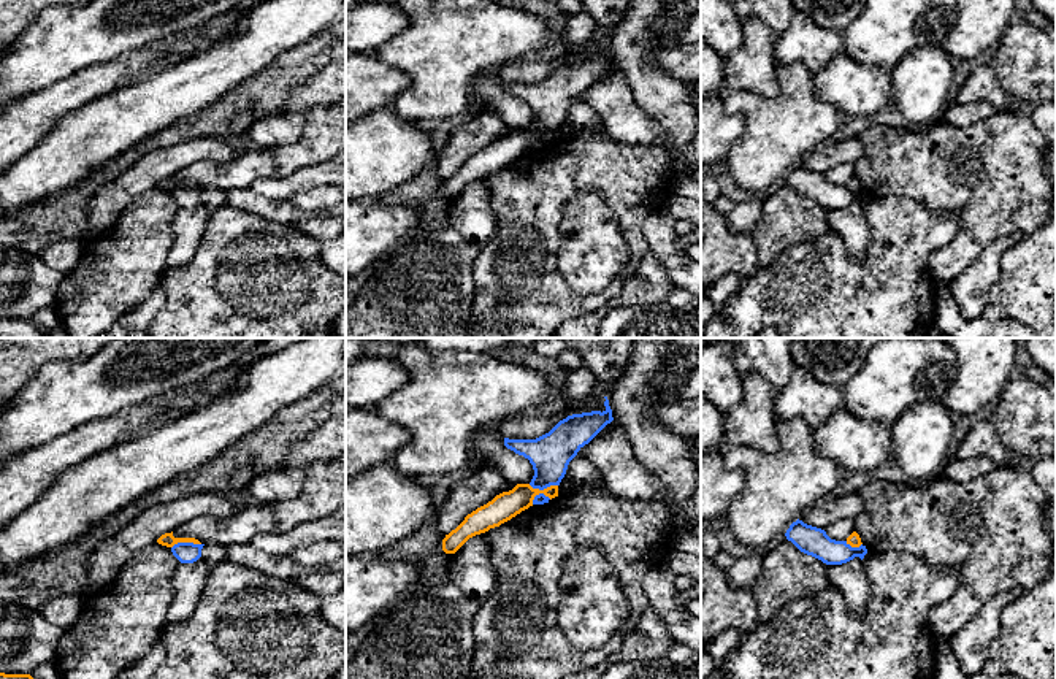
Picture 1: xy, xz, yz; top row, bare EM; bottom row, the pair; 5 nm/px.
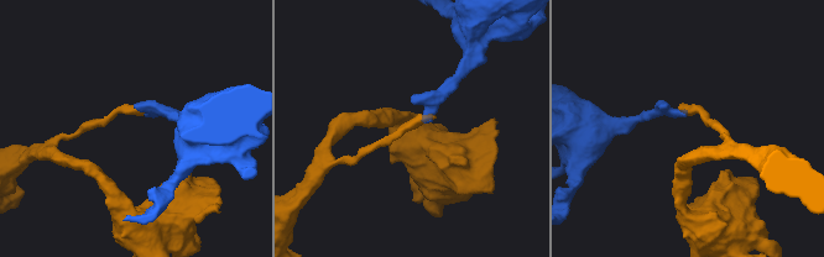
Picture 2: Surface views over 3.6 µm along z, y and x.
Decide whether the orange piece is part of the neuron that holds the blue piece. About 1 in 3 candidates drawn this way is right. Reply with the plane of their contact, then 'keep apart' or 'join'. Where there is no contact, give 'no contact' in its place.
xz | keep apart

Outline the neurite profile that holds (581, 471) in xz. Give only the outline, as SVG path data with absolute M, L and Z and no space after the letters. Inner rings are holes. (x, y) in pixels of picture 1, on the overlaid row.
M574 457L566 470L561 482L569 481L574 484L576 490L588 485L590 482L601 482L601 473L585 458Z

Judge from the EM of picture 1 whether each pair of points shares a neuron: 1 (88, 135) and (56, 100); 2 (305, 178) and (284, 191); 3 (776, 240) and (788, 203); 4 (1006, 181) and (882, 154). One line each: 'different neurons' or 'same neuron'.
1: different neurons
2: same neuron
3: same neuron
4: same neuron

